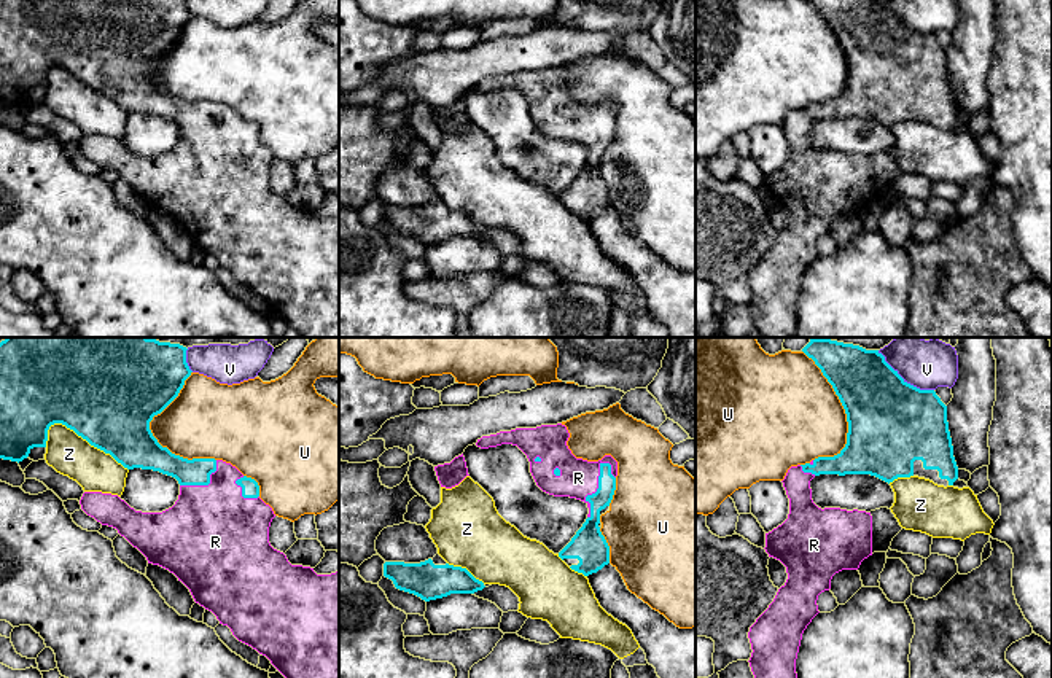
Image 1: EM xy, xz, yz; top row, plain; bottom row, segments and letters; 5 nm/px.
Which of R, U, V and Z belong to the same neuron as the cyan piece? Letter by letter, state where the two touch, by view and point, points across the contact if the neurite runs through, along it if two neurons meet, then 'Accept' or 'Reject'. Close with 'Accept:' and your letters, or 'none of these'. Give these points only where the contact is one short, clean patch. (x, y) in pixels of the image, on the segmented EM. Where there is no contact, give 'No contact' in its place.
R: Touches cyan at xz (597, 489). Accept
U: Touches cyan at xy (151, 435). Reject
V: Touches cyan at yz (903, 379). Reject
Z: Touches cyan at xy (88, 441). Reject
Accept: R

